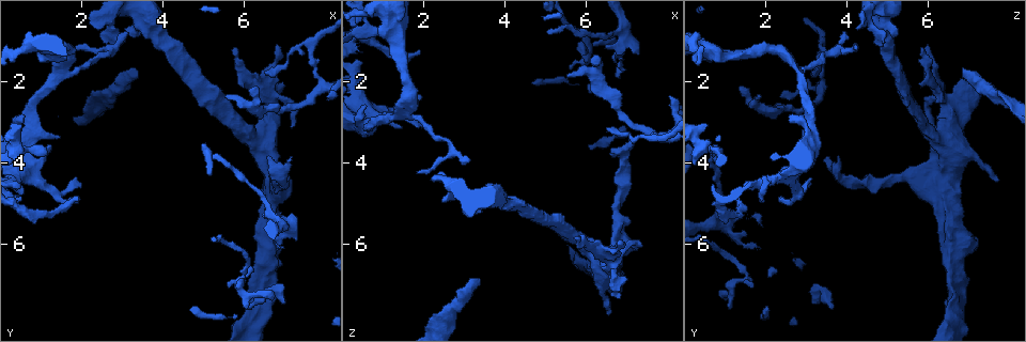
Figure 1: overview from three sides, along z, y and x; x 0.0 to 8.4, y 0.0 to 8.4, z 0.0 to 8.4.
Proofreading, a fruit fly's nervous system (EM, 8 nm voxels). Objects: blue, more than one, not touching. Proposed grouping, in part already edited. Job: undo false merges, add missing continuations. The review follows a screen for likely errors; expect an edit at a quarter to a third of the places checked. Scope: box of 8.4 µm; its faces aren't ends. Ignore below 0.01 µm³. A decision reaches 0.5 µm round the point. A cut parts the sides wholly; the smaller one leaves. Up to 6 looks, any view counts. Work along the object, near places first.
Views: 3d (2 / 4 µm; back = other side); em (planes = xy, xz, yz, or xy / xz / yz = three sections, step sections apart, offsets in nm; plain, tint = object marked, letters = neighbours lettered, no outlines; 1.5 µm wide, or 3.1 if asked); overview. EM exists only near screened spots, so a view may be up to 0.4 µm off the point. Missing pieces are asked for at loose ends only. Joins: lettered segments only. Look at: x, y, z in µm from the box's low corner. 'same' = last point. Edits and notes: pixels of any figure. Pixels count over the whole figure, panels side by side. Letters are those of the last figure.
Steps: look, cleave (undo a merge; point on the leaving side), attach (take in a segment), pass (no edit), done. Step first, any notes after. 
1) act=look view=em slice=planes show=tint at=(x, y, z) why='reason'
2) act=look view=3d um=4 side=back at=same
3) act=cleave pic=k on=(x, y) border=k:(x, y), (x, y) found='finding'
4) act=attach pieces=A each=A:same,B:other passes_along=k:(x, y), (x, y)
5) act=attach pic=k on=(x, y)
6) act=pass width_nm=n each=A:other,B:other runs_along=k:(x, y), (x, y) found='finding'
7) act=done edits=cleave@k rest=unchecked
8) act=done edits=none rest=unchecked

act=look view=3d um=4 at=(6.60, 4.45, 7.70) why='free end'

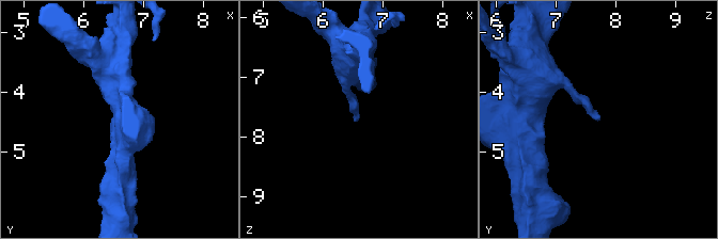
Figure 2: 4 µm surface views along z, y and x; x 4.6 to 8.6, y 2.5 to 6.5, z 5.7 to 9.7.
act=look view=em slice=planes show=letters at=(6.55, 4.45, 7.75)

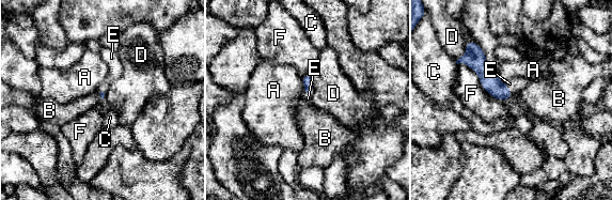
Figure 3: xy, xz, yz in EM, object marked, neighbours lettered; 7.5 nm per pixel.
act=attach pieces=E each=A:other,B:other,C:other,D:other,E:same,F:other passes_along=3:(489, 80), (507, 89), (516, 85) found='the neuron continues'

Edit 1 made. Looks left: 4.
act=look view=overview why='see it whole again'

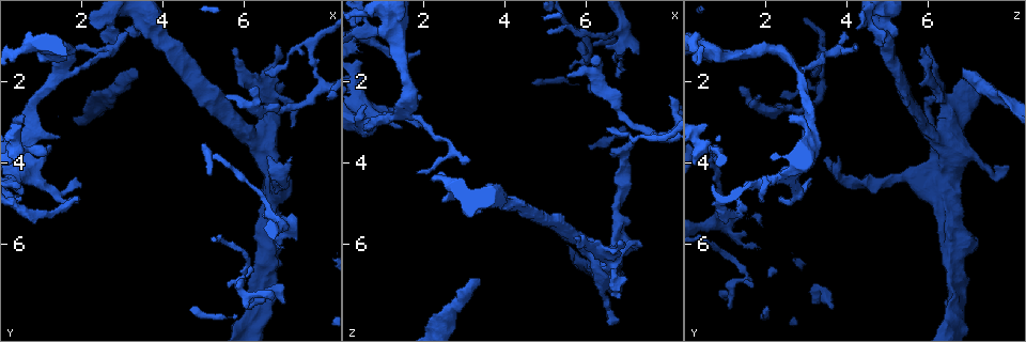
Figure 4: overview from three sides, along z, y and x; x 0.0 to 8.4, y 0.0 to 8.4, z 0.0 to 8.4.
act=look view=em slice=planes show=letters at=(3.35, 1.70, 6.90) why='free end'

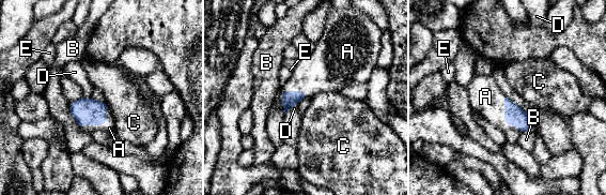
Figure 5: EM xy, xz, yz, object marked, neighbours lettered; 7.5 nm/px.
act=attach pieces=A each=A:same,B:other,C:other,D:other,E:other found='it goes on there'

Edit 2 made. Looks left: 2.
act=look view=overview

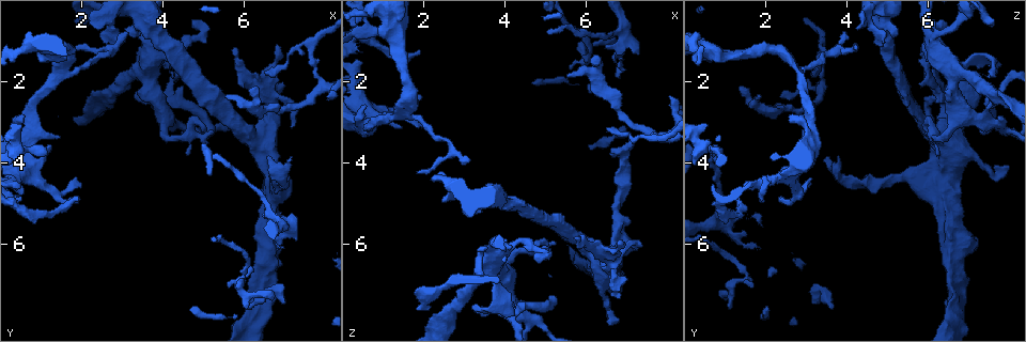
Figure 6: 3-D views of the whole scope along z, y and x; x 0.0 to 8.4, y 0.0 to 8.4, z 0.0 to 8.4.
act=look view=em slice=planes show=letters at=(6.80, 6.00, 1.75) why='an open end'

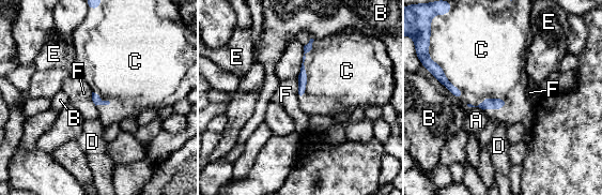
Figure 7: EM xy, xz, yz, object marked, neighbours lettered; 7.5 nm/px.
act=attach pieces=C longest_contact=C:320nm each=A:other,B:other,C:same,D:other,E:other,F:other found='it goes on there'

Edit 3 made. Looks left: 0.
act=done edits=attach@3,attach@5,attach@7 rest=unchecked

